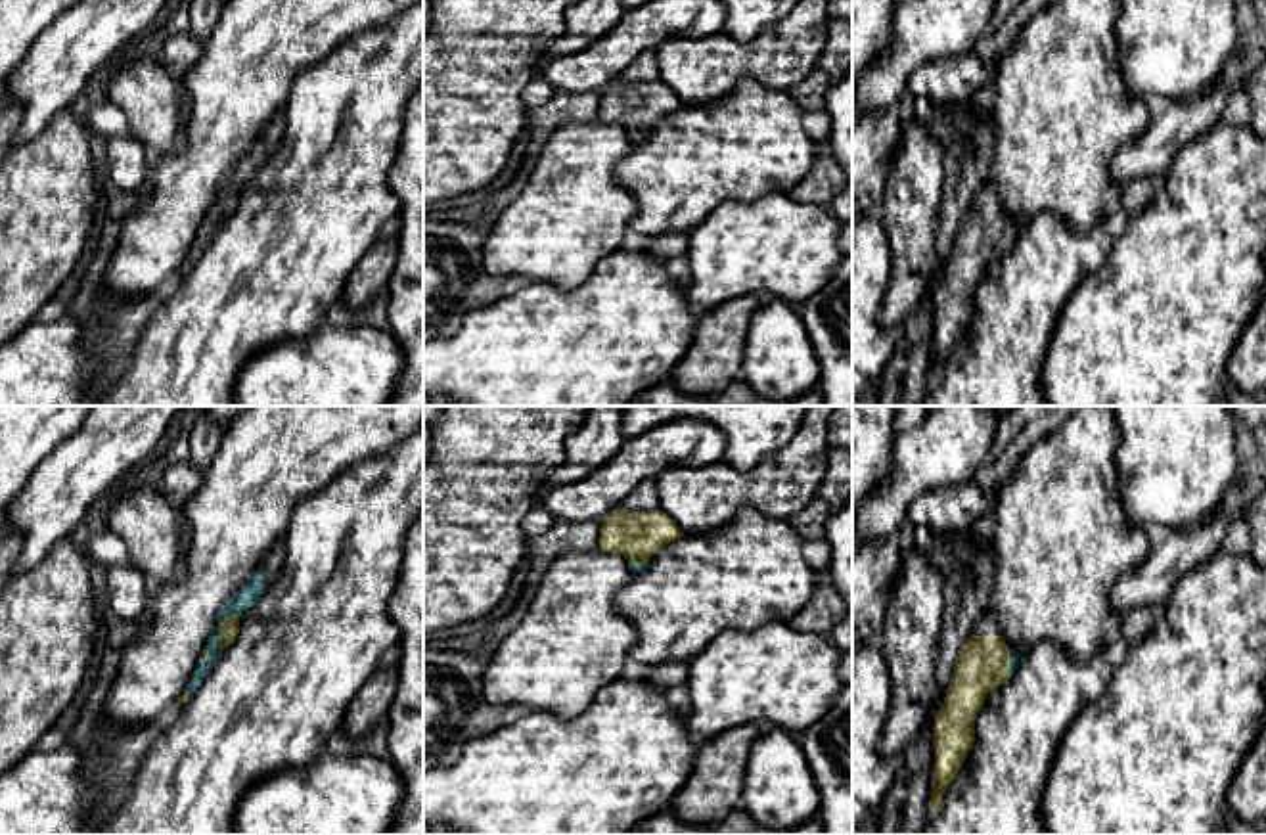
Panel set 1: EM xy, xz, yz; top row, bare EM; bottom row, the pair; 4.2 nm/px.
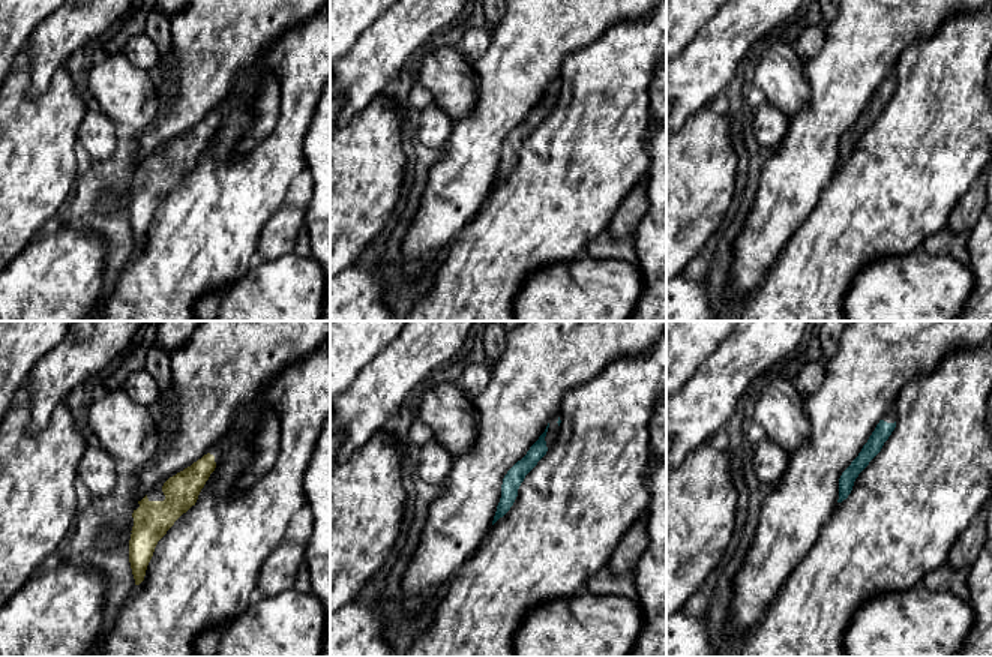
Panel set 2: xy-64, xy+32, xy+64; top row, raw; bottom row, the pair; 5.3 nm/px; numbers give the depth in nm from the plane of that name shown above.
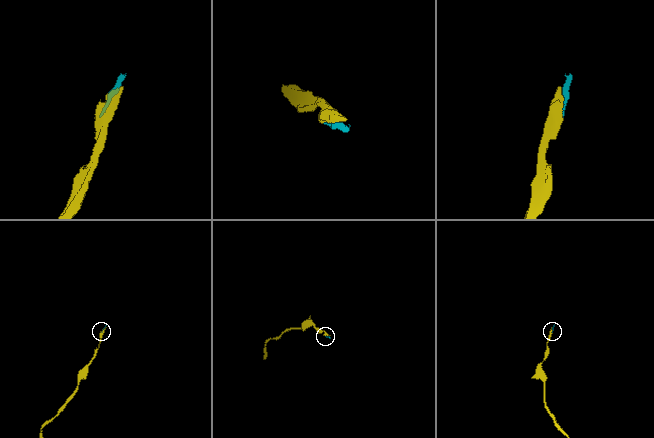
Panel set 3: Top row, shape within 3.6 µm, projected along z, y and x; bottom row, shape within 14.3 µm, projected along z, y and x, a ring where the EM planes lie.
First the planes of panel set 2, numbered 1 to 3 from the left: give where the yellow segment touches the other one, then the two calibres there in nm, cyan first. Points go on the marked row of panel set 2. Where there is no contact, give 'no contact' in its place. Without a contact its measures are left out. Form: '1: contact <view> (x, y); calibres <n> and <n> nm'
1: no contact
2: no contact
3: no contact

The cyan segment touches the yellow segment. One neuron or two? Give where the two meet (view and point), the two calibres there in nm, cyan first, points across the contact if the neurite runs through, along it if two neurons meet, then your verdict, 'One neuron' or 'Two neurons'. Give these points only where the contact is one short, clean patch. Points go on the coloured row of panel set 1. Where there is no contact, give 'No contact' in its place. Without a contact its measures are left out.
Touches cyan at xy (217, 627). Thickness 90 nm (cyan) against 90 nm. Path across: xy (246, 596), (217, 627), (228, 627). One neuron

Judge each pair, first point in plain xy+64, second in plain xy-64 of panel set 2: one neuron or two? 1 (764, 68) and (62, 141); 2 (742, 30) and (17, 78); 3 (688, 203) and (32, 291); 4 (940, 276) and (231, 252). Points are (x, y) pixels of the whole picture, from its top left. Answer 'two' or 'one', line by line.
1: two
2: two
3: two
4: two

